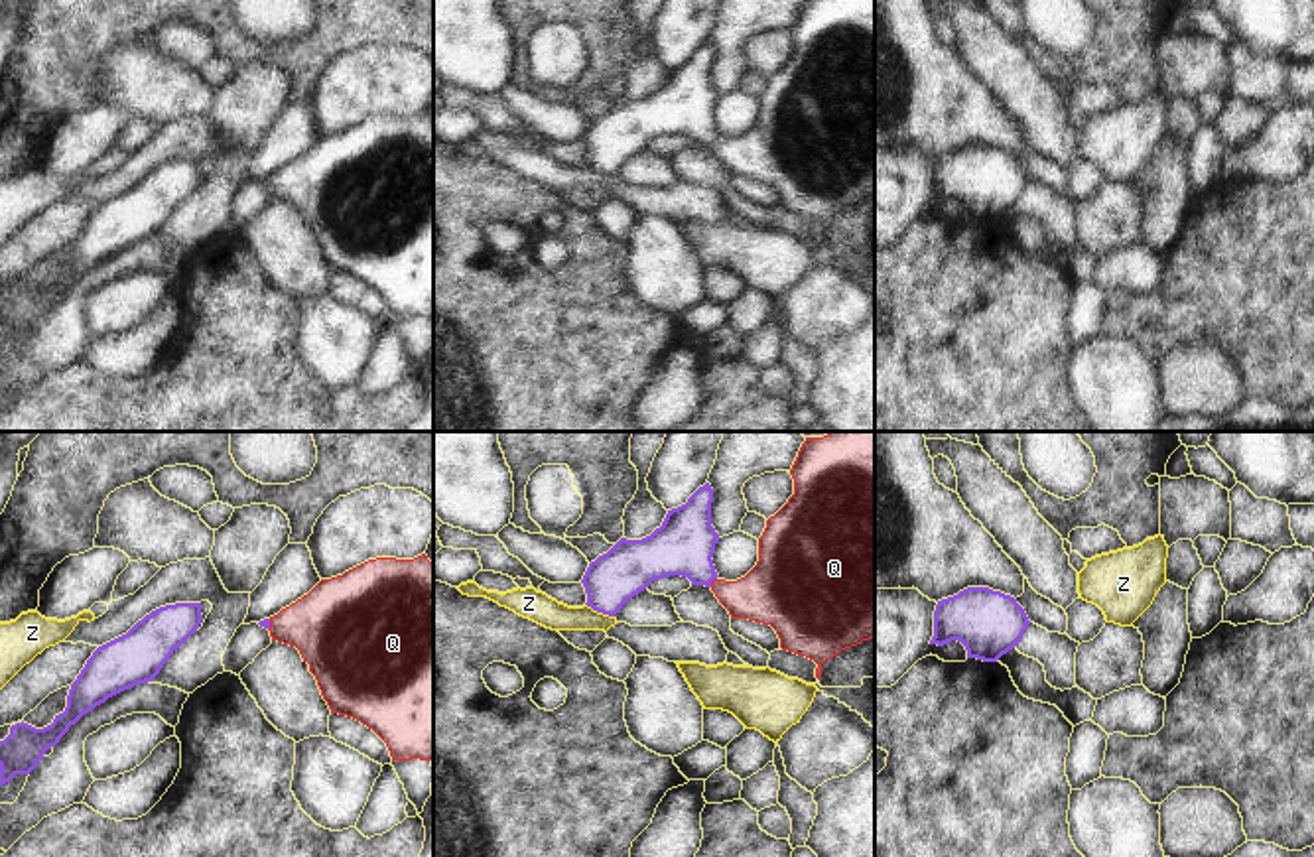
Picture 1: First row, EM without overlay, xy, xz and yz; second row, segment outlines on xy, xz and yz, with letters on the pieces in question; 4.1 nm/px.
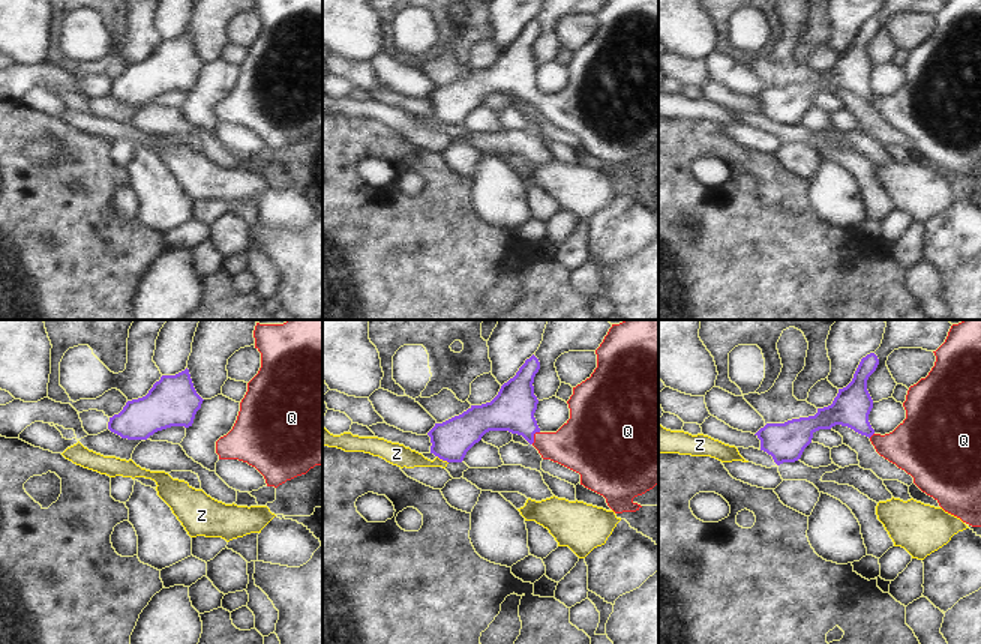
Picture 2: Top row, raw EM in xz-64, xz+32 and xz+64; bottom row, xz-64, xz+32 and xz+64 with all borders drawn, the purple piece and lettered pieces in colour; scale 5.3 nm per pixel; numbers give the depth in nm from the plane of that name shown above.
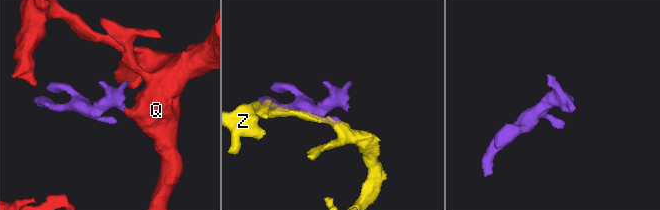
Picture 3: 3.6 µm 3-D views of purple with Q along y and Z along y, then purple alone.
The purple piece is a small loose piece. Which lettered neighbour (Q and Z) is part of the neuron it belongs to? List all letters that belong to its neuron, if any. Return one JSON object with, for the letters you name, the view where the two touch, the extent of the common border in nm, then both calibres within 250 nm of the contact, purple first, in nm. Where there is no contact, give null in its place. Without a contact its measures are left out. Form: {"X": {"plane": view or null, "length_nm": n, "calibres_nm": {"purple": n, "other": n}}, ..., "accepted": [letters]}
{"Q": {"plane": "xz", "length_nm": 50, "calibres_nm": {"purple": 240, "other": 260}}, "accepted": ["Q"]}

